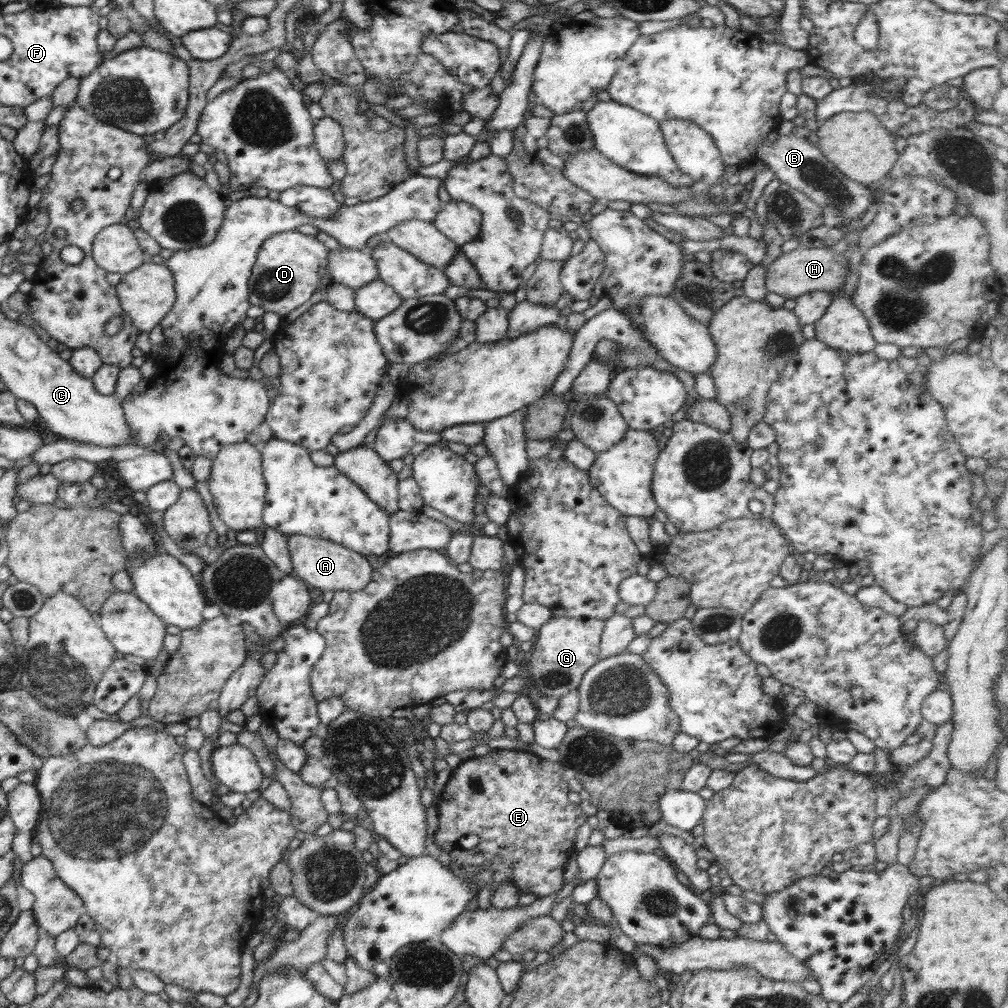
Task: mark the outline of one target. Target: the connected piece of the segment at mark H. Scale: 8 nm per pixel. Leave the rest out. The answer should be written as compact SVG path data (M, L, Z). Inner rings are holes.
M799 246L791 252L780 254L772 264L765 266L765 287L770 292L788 299L812 291L832 292L840 288L848 276L849 261L844 254L831 248L812 248Z

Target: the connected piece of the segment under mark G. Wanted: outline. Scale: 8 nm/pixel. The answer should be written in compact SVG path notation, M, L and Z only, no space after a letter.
M567 616L550 617L537 632L536 644L531 649L528 670L534 686L544 696L560 698L580 686L584 673L600 659L601 634L605 620L575 619Z

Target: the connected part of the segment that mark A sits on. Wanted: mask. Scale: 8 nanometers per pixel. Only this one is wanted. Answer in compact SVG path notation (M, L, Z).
M294 534L287 540L294 576L308 586L318 588L323 592L360 592L368 586L372 578L373 567L363 554L354 552L344 545L322 540L322 538L314 538L314 536Z

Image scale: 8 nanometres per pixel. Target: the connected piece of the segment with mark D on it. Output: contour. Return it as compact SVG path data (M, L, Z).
M297 230L279 232L268 237L260 245L256 264L252 265L252 274L248 279L248 302L286 317L322 288L318 270L324 267L330 252L332 250L317 235L304 235Z

